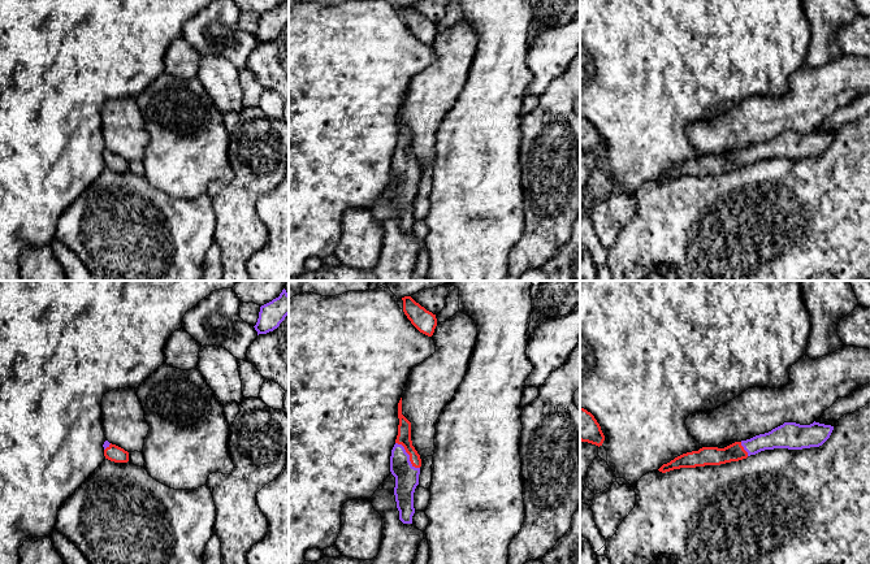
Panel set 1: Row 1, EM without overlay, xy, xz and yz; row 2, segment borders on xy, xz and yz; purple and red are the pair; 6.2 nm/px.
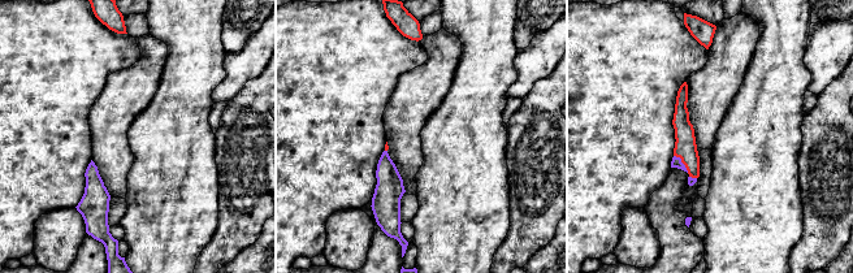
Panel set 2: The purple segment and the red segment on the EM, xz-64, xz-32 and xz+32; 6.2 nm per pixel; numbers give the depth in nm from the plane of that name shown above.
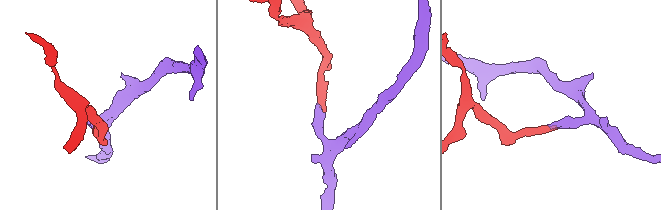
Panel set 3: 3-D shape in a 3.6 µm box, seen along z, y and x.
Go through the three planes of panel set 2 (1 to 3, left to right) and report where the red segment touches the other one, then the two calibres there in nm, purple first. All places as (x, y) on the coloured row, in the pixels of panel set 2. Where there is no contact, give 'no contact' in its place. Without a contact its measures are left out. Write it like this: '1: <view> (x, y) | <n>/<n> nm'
1: no contact
2: no contact
3: xz+32 (682, 163) | 60/140 nm

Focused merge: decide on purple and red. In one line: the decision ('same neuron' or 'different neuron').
same neuron

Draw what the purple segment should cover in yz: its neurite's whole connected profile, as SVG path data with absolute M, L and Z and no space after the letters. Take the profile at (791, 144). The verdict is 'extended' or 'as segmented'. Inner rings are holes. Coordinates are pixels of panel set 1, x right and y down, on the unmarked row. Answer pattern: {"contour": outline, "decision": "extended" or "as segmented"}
{"contour": "M815 130L810 134L784 131L769 142L735 151L724 157L702 156L698 160L683 162L670 172L663 173L658 179L666 182L680 177L720 174L746 168L765 159L819 156L830 147L832 139L834 135Z", "decision": "extended"}

